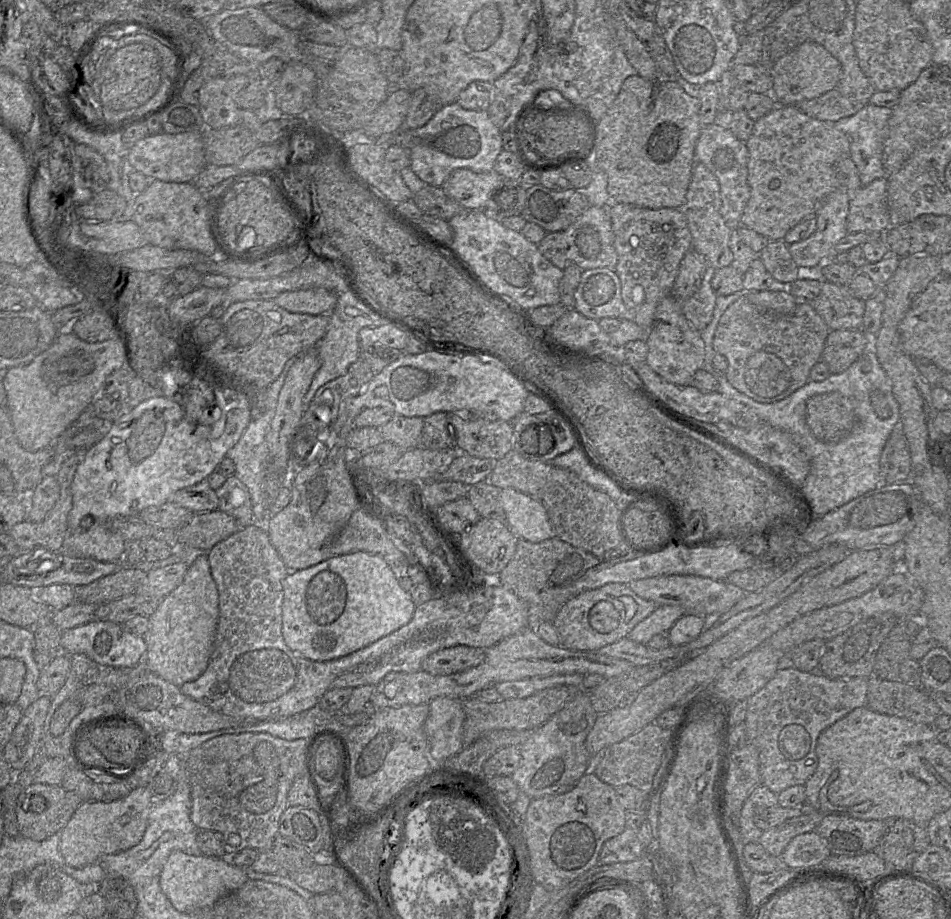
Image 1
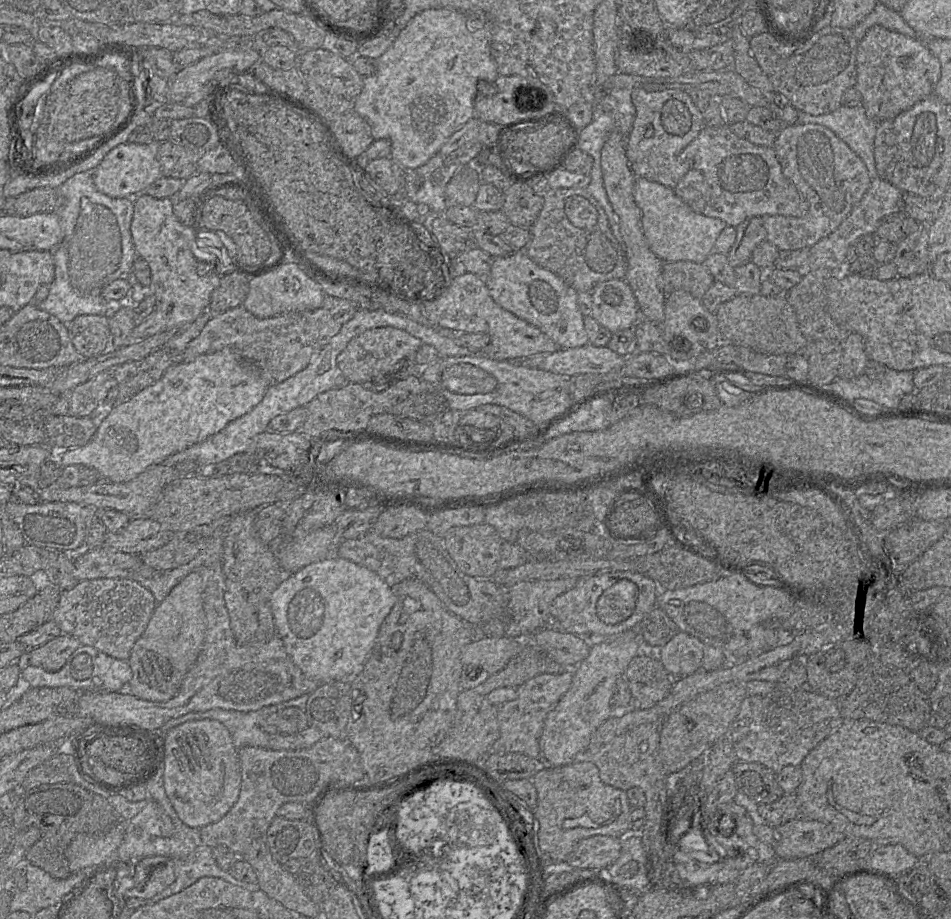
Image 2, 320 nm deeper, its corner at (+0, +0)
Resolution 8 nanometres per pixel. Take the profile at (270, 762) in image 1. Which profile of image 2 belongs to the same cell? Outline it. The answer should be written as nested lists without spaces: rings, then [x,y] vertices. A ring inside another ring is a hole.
[[[324,737],[310,748],[301,750],[245,746],[238,749],[238,756],[241,765],[238,800],[221,820],[201,827],[200,834],[208,846],[225,845],[241,858],[254,839],[266,835],[282,804],[301,802],[310,808],[326,792],[354,790],[371,784],[357,749],[348,740]]]

